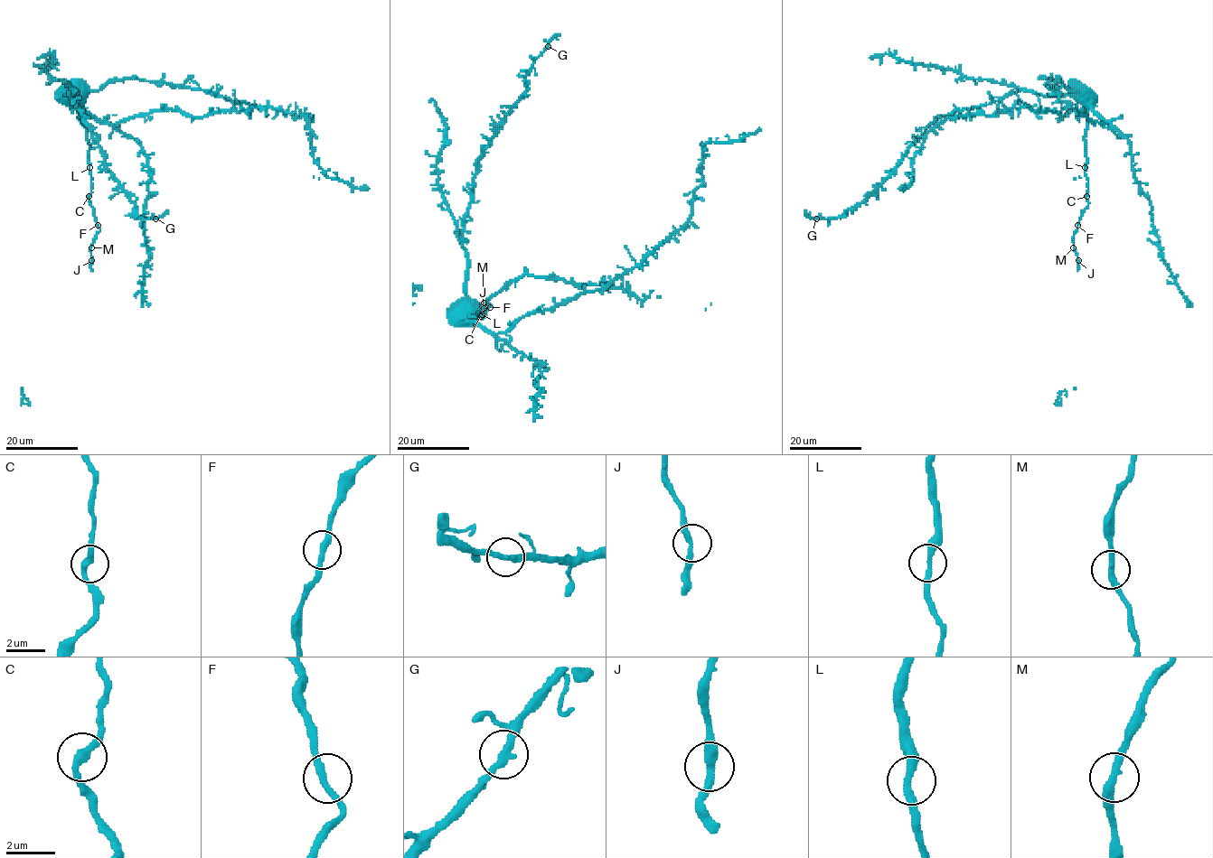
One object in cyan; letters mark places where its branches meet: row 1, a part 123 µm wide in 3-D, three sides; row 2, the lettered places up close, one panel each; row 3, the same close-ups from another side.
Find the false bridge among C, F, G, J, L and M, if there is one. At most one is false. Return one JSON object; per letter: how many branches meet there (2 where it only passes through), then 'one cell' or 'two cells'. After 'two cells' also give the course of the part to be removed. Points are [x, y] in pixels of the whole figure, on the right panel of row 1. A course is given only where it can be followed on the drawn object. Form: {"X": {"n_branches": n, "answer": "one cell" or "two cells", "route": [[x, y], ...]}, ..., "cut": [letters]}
{"C": {"n_branches": 2, "answer": "one cell"}, "F": {"n_branches": 2, "answer": "one cell"}, "G": {"n_branches": 2, "answer": "one cell"}, "J": {"n_branches": 2, "answer": "one cell"}, "L": {"n_branches": 2, "answer": "one cell"}, "M": {"n_branches": 2, "answer": "one cell"}, "cut": []}

